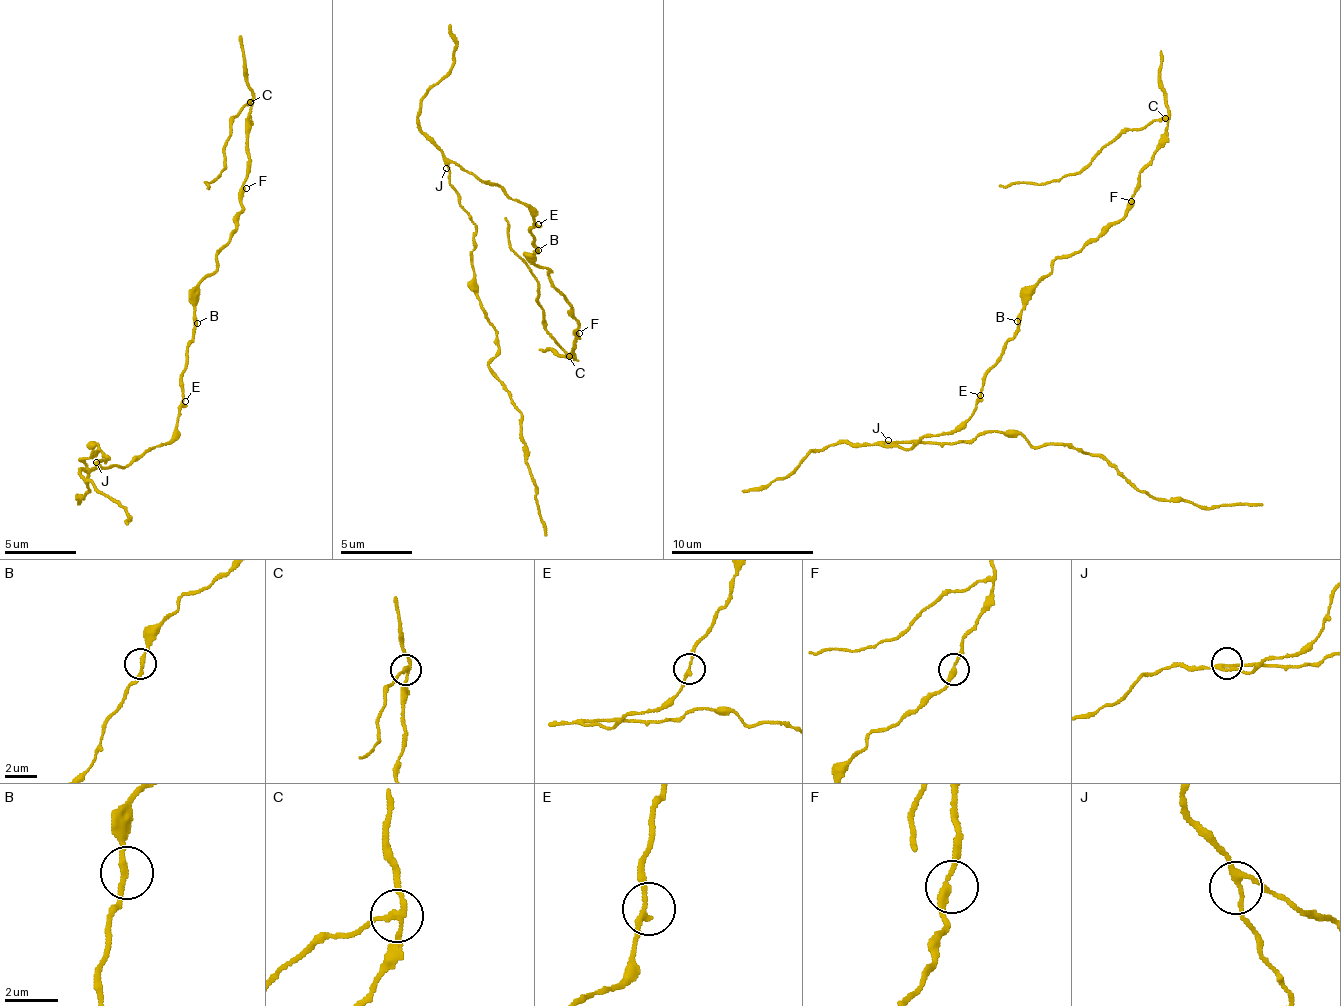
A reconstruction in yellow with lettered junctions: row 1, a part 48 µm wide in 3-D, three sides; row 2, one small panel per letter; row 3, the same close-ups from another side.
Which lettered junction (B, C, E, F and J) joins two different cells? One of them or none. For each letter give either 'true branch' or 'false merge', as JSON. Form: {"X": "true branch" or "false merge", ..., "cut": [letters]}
{"B": "true branch", "C": "false merge", "E": "true branch", "F": "true branch", "J": "true branch", "cut": ["C"]}

